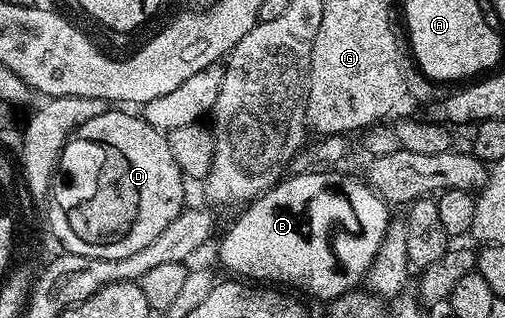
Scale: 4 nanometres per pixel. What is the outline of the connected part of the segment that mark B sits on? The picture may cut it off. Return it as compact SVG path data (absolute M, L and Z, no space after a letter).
M311 170L294 172L278 181L257 200L251 200L241 209L234 225L226 232L218 256L227 273L254 282L269 282L274 286L291 284L303 288L321 302L335 300L345 292L353 292L365 276L386 237L392 219L385 200L370 187L365 179L345 176L342 170Z

